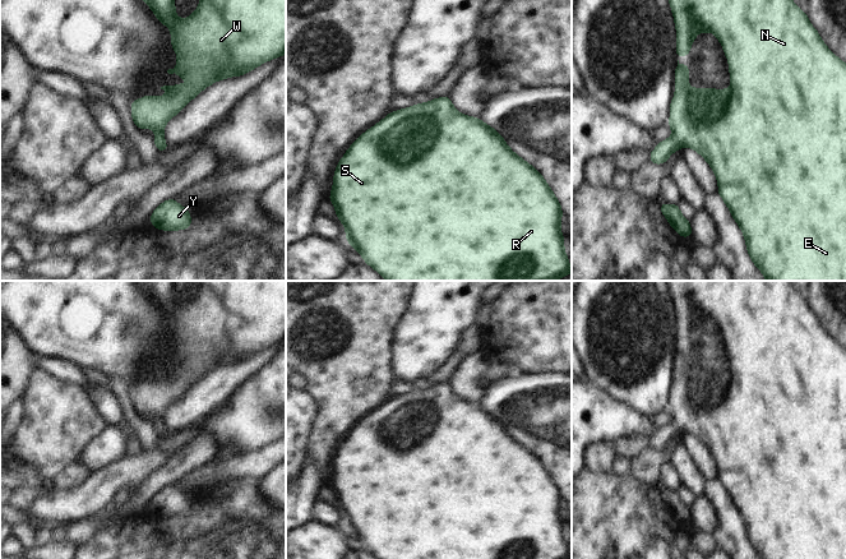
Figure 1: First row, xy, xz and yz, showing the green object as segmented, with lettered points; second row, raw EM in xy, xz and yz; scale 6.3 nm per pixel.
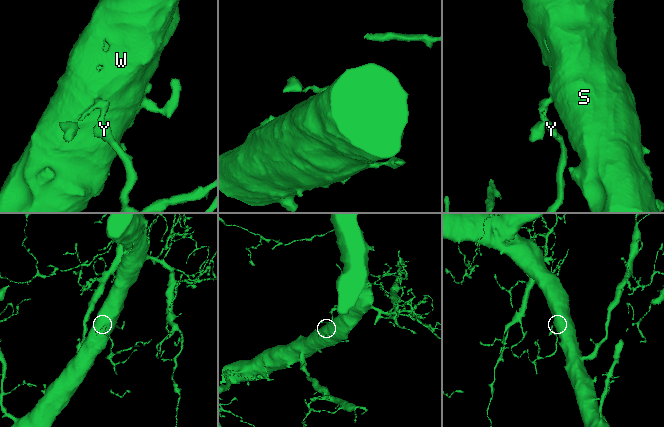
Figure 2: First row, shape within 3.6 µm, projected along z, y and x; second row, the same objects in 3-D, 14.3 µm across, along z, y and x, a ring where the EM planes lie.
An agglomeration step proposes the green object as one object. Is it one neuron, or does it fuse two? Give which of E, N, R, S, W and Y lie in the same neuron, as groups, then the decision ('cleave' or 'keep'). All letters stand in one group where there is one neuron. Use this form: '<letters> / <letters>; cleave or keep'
E N R S W Y; keep

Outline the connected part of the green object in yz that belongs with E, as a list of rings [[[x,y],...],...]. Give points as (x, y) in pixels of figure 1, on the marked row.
[[[669,0],[669,3],[676,26],[678,59],[689,55],[692,43],[699,32],[712,32],[722,45],[725,56],[729,60],[731,87],[729,89],[690,88],[688,86],[689,65],[680,65],[678,60],[678,65],[675,66],[675,97],[670,102],[670,120],[667,124],[672,130],[672,135],[657,144],[657,147],[649,153],[649,161],[656,165],[662,165],[670,158],[672,152],[680,151],[681,147],[689,147],[697,151],[708,162],[718,181],[717,193],[721,195],[726,207],[730,209],[732,218],[741,228],[748,254],[750,255],[753,264],[764,274],[766,281],[846,281],[846,63],[840,60],[826,46],[817,29],[810,24],[806,13],[796,6],[792,0]]]

